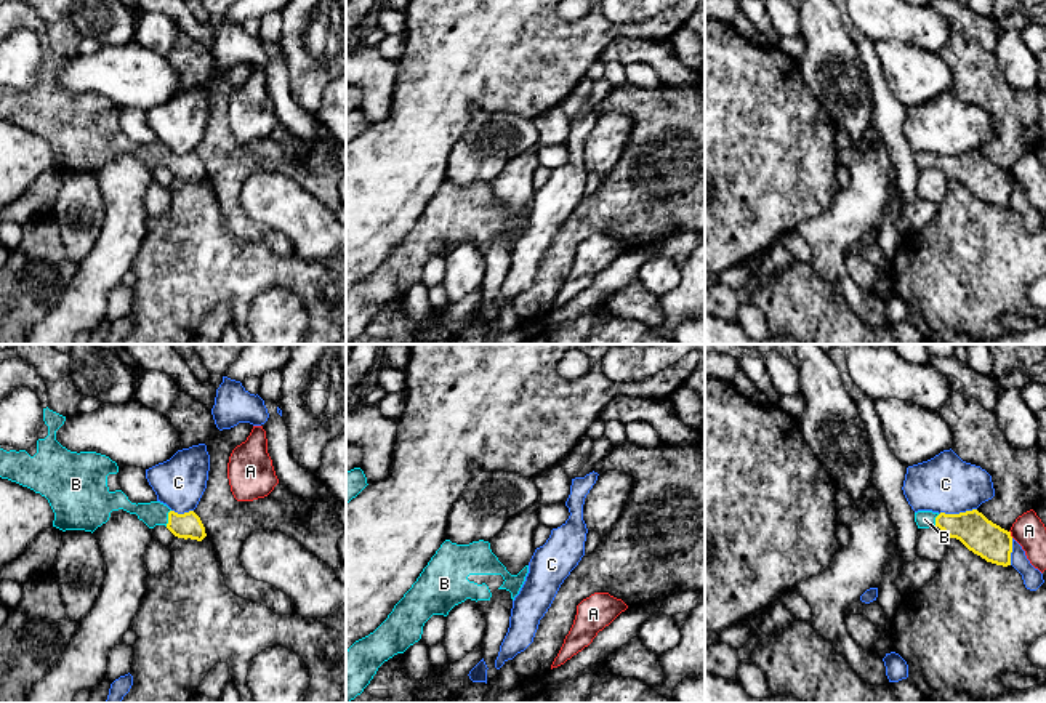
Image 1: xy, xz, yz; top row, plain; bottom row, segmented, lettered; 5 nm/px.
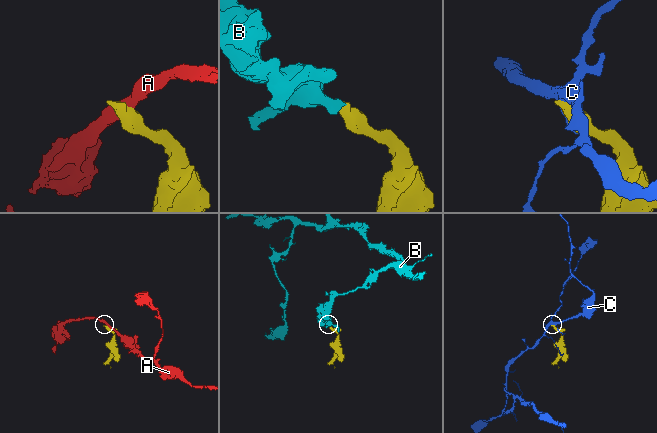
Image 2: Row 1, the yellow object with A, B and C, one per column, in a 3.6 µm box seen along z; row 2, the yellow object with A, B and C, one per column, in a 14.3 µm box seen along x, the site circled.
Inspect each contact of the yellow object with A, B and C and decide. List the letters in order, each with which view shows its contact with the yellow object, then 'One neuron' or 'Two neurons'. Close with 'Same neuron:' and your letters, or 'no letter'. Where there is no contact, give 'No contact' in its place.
A: Touches yellow in yz. Two neurons
B: Touches yellow in xy. One neuron
C: Touches yellow in yz. Two neurons
Same neuron: B

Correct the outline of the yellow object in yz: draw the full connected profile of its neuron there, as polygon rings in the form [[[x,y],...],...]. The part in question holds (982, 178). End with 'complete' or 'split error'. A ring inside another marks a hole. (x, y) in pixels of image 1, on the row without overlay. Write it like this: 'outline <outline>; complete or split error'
outline [[[977,151],[945,155],[932,152],[915,154],[918,170],[939,168],[948,179],[960,181],[969,192],[987,203],[1011,207],[1012,178],[1011,173],[988,162]]]; split error

